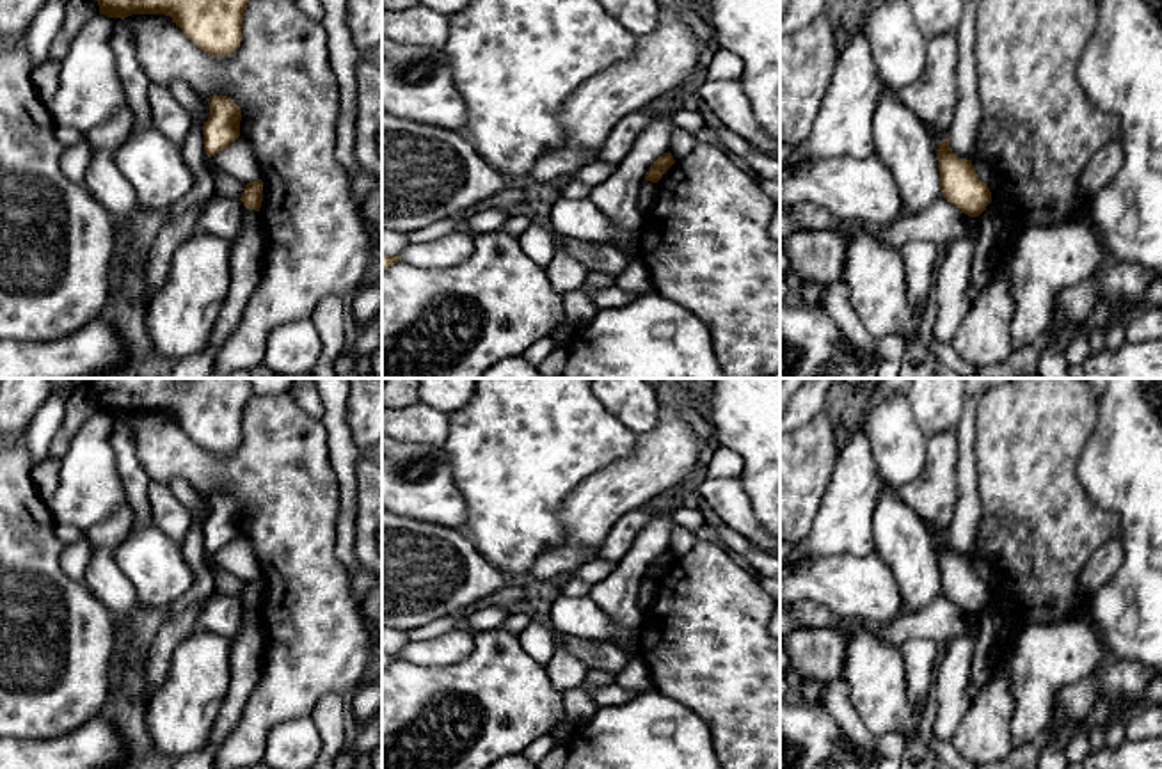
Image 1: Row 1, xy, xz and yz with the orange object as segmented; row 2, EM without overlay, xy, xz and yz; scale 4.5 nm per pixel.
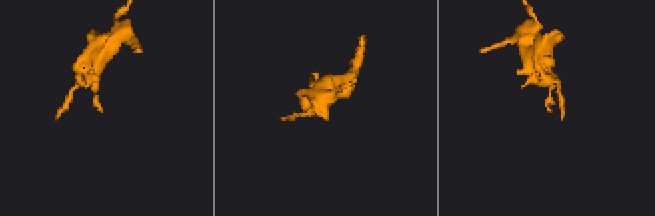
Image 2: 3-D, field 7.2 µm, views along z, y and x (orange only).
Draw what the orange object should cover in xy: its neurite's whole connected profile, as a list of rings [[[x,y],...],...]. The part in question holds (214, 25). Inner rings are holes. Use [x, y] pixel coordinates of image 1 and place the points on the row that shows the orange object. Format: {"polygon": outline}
{"polygon": [[[96,0],[99,14],[165,14],[204,53],[231,55],[242,41],[242,23],[249,0]]]}

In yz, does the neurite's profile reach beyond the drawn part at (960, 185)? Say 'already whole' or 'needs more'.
already whole

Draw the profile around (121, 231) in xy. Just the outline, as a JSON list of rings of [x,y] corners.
[[[117,218],[112,222],[114,243],[115,250],[110,258],[108,265],[108,295],[119,295],[121,279],[124,275],[124,256],[131,249],[131,231],[124,218]]]

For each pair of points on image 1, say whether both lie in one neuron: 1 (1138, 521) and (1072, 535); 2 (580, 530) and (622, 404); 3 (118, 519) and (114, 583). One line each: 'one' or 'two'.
1: two
2: two
3: one

